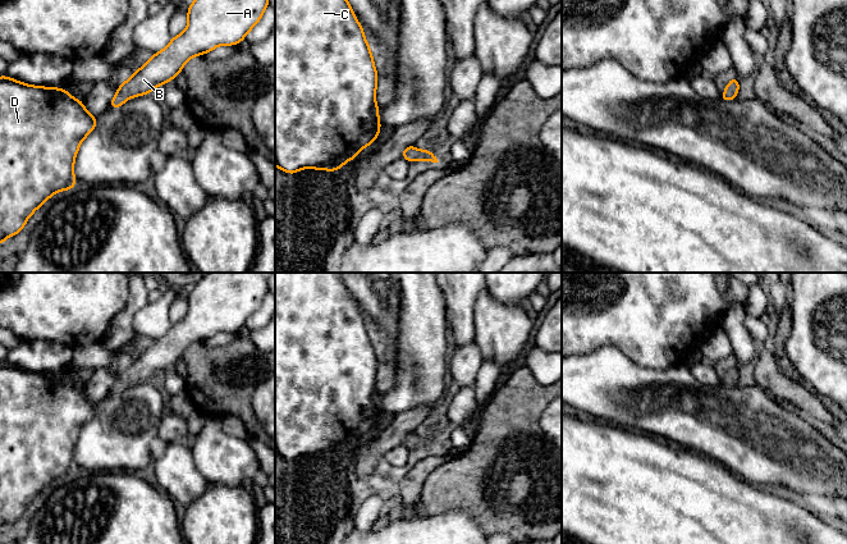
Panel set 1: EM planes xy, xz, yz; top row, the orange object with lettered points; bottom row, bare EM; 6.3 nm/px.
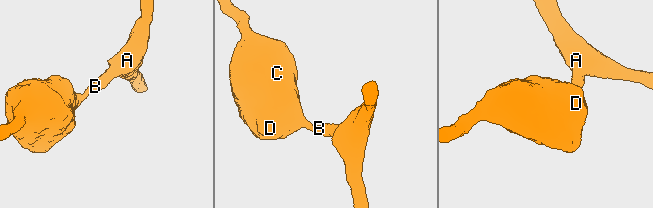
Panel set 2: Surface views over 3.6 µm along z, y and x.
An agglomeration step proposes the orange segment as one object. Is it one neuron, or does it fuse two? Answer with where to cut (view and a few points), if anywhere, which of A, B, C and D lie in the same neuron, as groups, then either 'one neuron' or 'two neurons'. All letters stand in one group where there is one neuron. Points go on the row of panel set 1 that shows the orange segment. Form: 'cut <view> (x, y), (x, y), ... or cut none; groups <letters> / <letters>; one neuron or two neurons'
cut none; groups A B C D; one neuron

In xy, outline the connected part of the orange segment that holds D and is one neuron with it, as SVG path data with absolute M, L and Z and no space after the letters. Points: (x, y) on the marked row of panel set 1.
M0 77L0 246L8 237L18 234L28 218L54 193L77 186L74 160L82 141L96 124L97 119L65 88L31 86Z

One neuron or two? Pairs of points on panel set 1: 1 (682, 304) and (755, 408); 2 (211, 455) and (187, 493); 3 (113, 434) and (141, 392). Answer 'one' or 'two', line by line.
1: two
2: two
3: one

